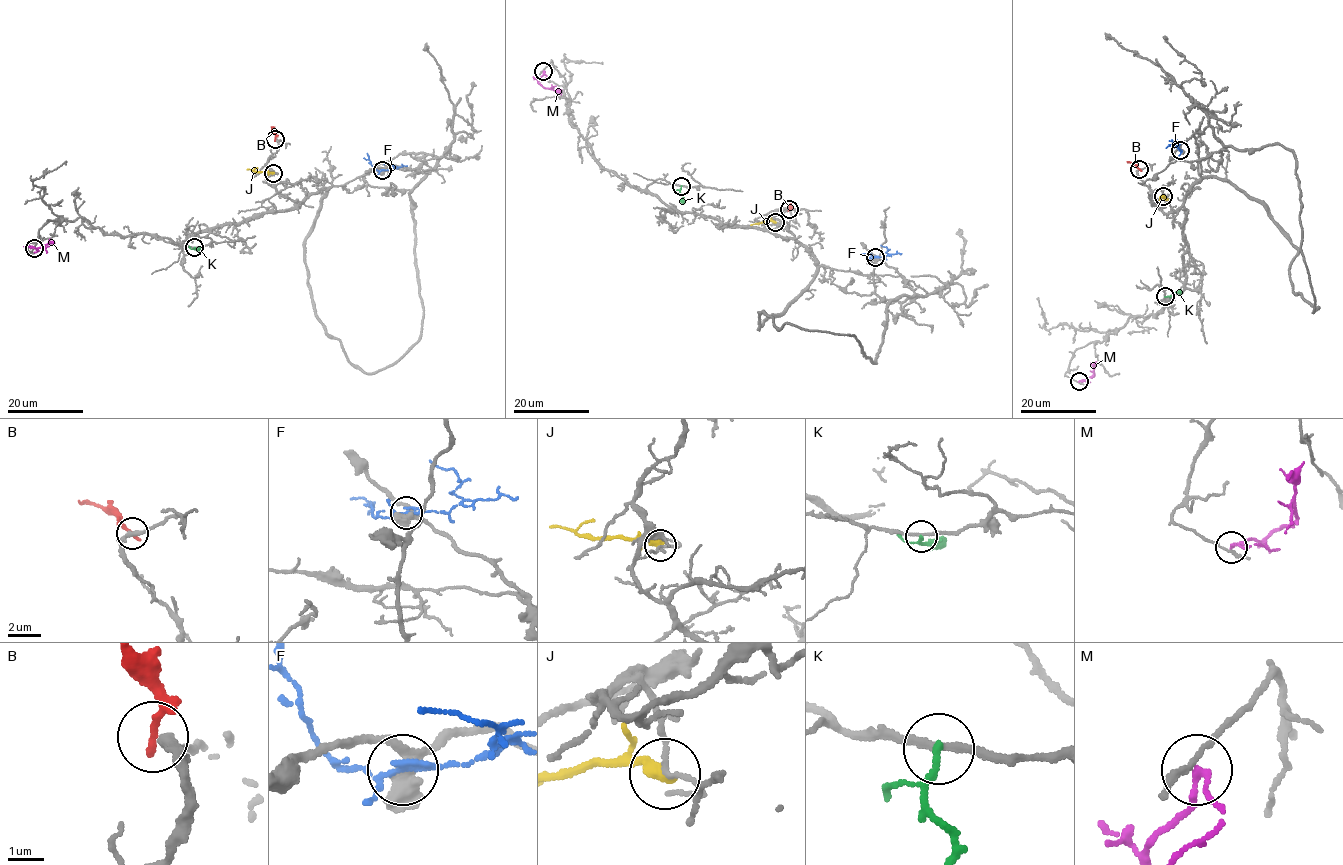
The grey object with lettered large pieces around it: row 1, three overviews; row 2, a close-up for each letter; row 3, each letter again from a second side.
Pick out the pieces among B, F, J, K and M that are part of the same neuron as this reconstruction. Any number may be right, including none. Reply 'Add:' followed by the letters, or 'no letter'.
Add: no letter

